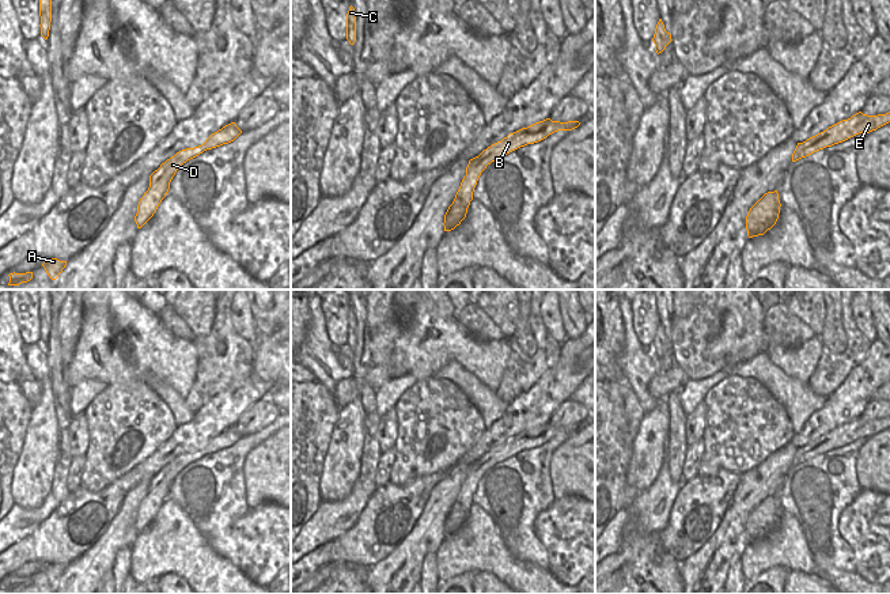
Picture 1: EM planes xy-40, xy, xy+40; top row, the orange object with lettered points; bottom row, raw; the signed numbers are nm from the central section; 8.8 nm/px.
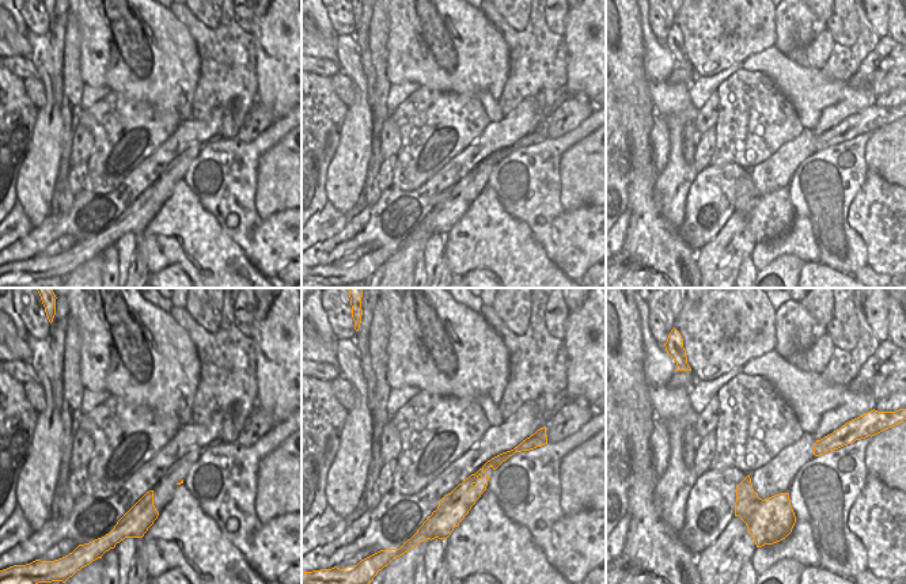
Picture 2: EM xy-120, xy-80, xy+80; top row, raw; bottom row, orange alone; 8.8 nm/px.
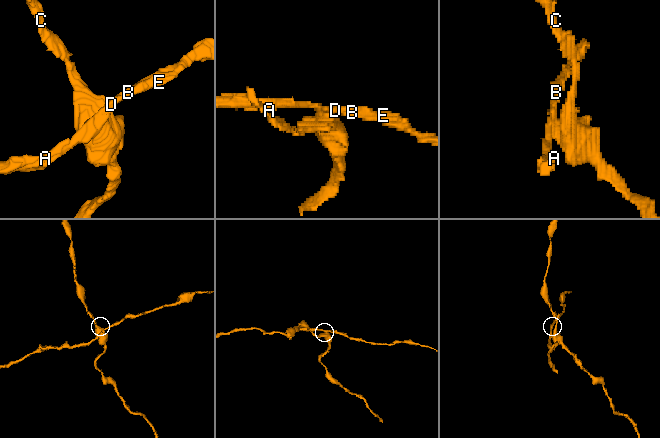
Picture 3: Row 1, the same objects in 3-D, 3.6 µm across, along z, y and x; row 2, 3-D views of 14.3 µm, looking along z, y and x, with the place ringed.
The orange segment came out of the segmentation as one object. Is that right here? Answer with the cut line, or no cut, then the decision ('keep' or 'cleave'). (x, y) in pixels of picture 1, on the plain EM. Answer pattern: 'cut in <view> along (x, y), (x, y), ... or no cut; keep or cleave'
cut in xy along (453, 507), (468, 511); cleave

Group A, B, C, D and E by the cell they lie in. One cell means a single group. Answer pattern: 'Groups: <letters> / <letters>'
Groups: A B D E / C.

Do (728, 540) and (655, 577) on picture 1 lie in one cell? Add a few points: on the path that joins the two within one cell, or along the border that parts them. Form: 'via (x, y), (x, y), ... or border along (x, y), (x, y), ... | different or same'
border along (680, 563), (680, 575), (684, 579) | different

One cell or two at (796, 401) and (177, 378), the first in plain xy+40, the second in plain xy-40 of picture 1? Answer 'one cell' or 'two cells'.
two cells

